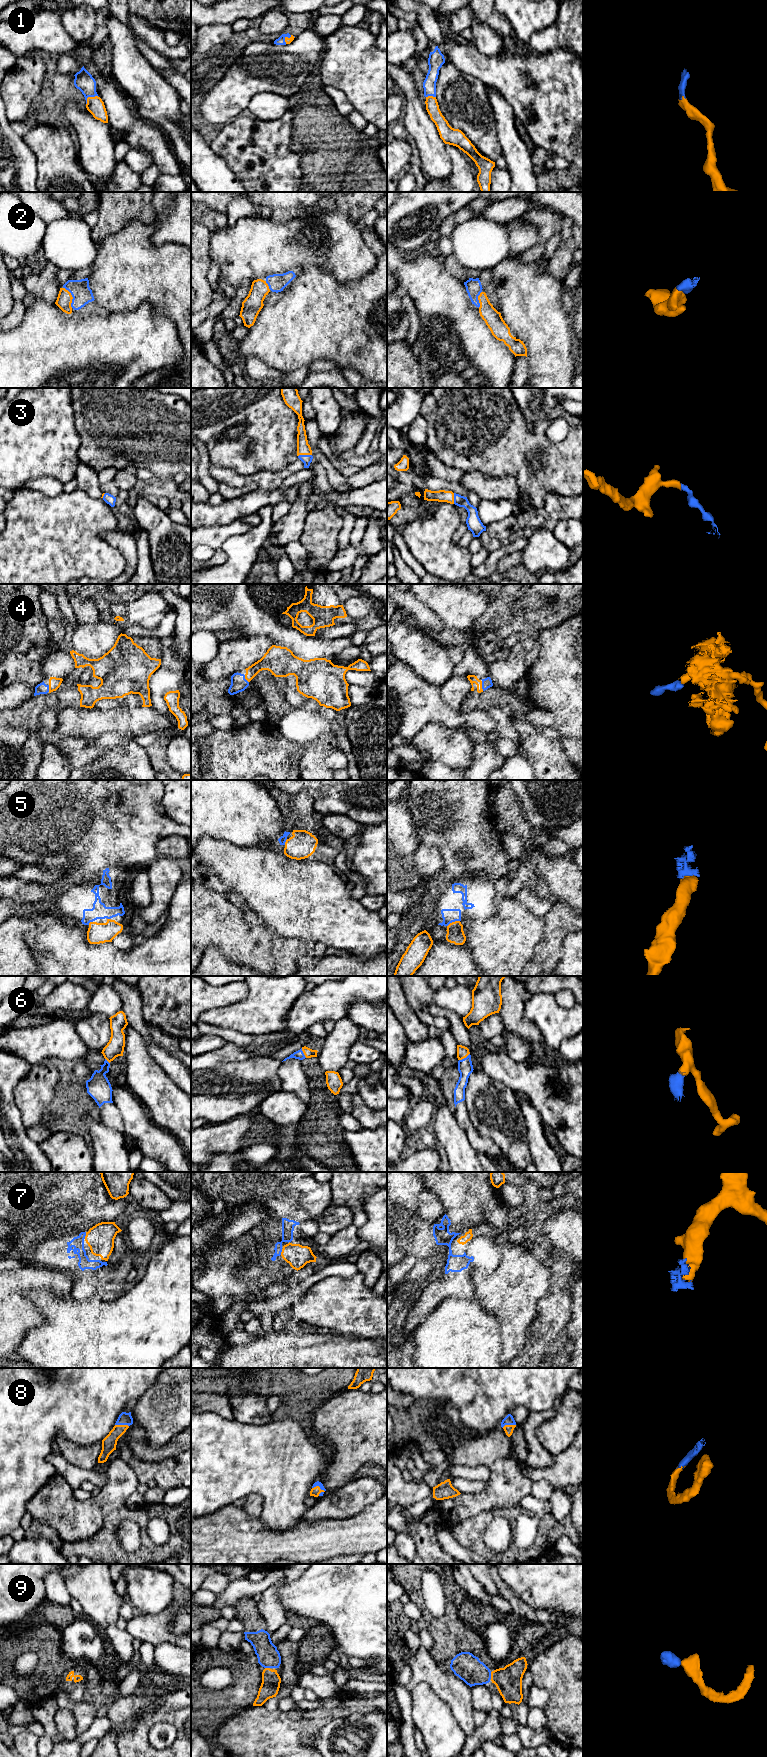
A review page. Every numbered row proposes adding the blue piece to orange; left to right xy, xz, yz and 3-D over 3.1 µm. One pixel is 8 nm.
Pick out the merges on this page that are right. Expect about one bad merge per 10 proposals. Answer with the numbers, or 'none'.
1, 2, 3, 4, 5, 6, 7, 8, 9

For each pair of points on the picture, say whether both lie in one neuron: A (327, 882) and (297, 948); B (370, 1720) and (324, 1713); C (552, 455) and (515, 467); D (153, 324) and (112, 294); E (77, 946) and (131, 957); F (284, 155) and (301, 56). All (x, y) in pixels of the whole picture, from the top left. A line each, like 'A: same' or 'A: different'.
A: different
B: different
C: same
D: different
E: same
F: different

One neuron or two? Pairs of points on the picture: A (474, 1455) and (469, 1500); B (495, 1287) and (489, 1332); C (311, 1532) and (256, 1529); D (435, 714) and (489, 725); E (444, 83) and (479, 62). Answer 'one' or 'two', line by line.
A: two
B: two
C: one
D: one
E: two

